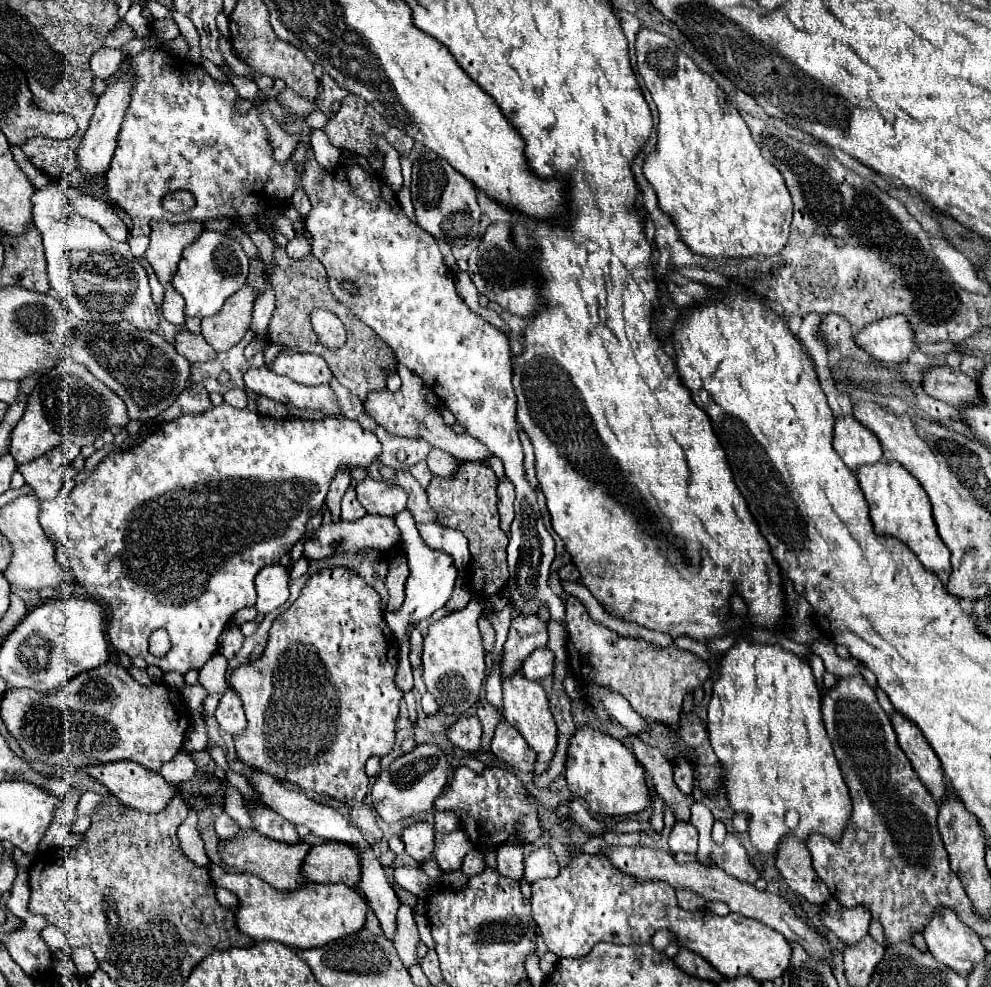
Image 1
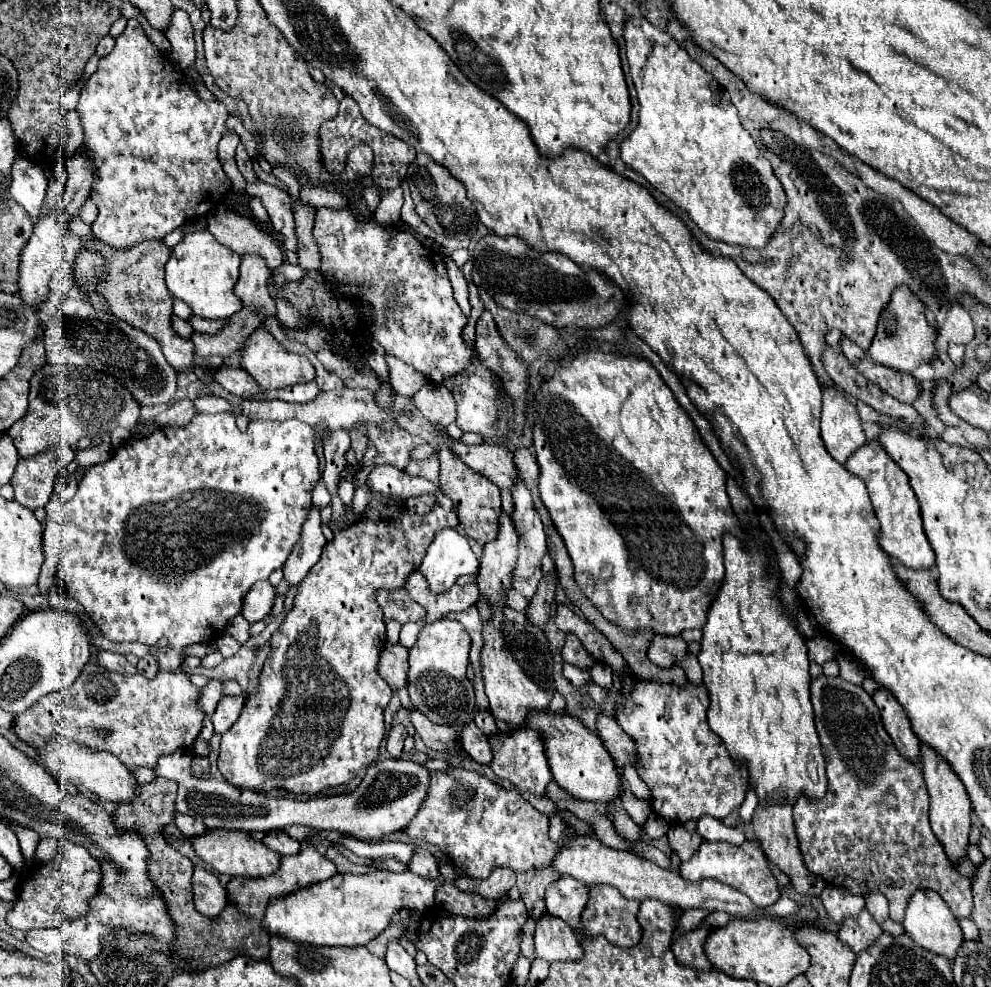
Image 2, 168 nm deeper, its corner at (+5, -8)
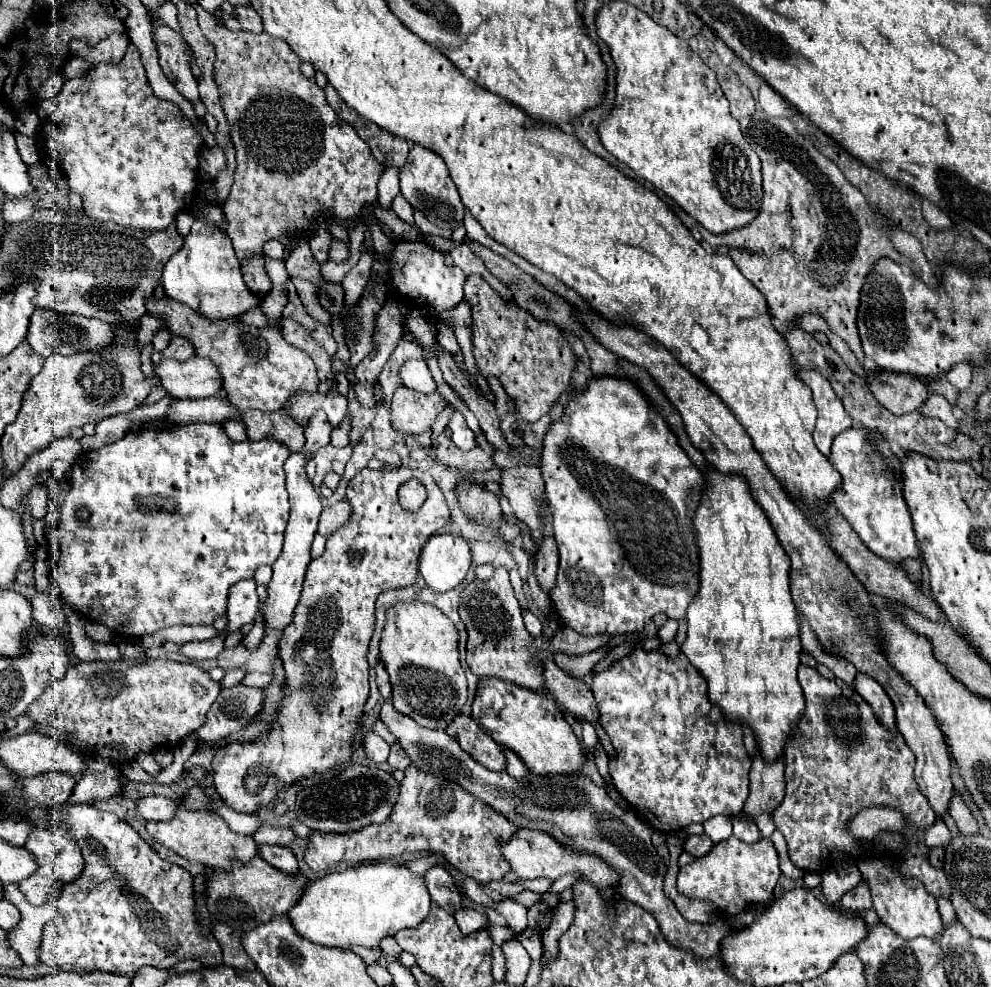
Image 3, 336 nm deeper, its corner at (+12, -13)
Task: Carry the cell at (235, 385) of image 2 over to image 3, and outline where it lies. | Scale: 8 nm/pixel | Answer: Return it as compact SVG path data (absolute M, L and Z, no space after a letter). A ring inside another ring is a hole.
M194 357L184 363L164 359L154 367L154 373L162 379L166 391L178 399L212 397L224 389L218 367L206 357Z

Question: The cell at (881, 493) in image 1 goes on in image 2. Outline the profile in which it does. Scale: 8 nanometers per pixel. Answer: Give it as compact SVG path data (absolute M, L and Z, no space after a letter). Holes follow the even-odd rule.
M869 440L865 446L855 450L847 462L845 468L851 474L857 474L863 478L869 500L873 506L873 512L879 520L879 546L891 556L897 558L907 568L931 568L935 564L935 552L929 546L929 540L923 532L921 524L921 510L915 498L915 492L909 486L907 474L891 460L889 454L885 454L883 446L877 440Z

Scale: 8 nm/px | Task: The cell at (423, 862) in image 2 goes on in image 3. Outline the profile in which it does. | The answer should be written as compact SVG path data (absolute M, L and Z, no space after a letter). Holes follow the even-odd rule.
M434 865L426 875L424 875L424 883L430 891L430 897L434 903L438 903L444 911L454 913L456 909L462 907L462 897L452 881L452 877L438 865Z

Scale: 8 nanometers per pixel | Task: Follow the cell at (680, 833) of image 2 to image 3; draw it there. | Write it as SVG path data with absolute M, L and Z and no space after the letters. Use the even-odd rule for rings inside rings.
M690 835L686 841L684 841L684 851L686 853L690 853L690 855L694 855L694 857L704 857L706 853L710 853L710 849L712 849L712 841L710 841L710 837L706 837L706 835Z

